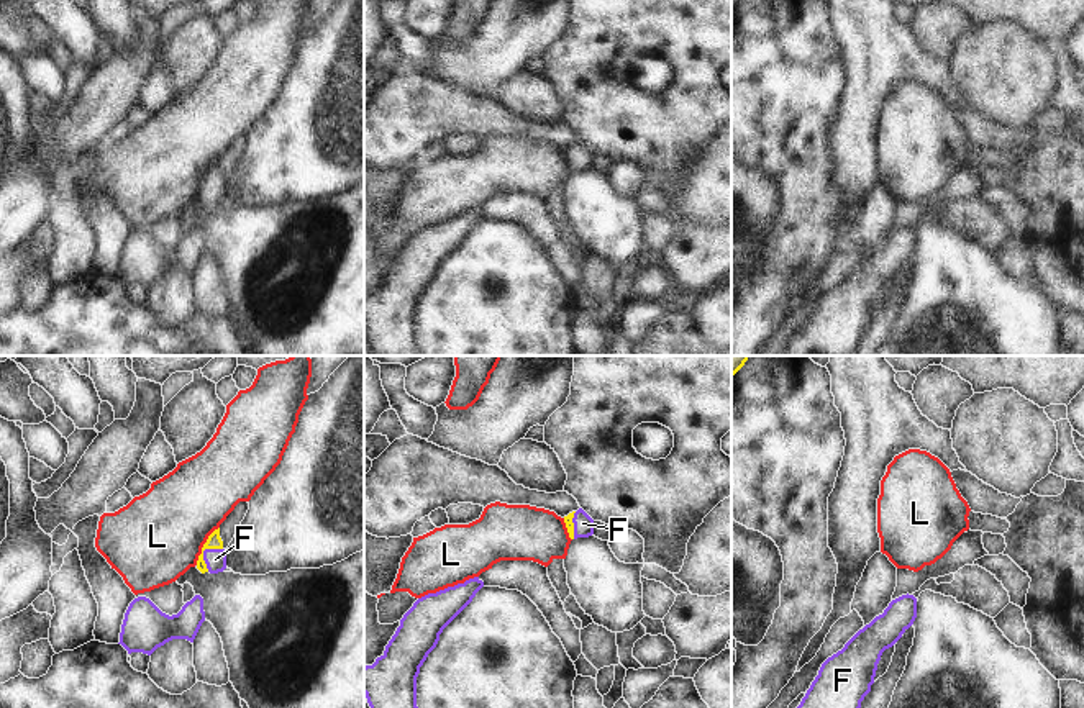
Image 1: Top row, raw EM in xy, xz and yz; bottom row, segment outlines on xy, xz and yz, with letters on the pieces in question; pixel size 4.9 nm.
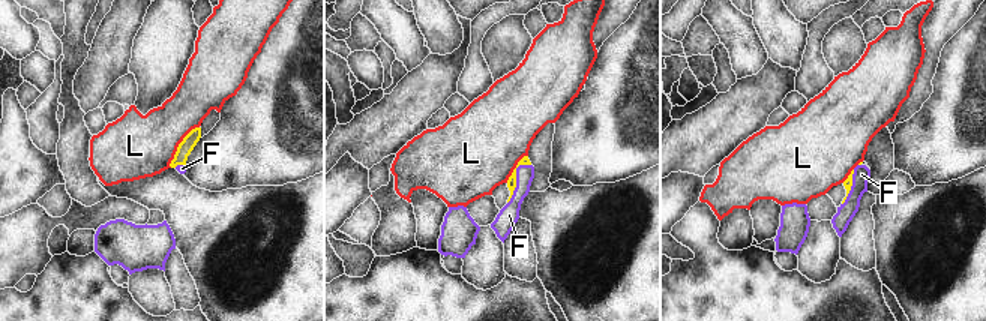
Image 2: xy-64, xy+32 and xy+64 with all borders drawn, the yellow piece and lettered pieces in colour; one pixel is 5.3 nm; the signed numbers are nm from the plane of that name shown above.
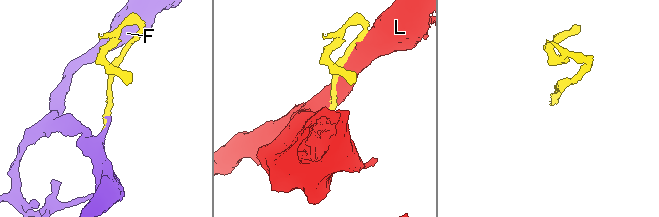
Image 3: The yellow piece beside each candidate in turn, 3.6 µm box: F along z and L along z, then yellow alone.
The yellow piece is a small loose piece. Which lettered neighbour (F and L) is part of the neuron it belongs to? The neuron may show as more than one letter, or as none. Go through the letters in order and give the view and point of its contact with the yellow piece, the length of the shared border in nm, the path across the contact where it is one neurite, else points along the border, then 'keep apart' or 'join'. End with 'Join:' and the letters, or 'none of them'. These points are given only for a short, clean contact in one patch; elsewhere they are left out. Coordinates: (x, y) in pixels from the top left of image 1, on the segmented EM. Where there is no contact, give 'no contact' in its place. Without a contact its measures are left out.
F: meets yellow in xy at (202, 553); contact 140 nm long; runs through xy (214, 541), (202, 553), (209, 559), (215, 559); join
L: meets yellow in xy at (204, 546); contact 220 nm long; keep apart
Join: F

